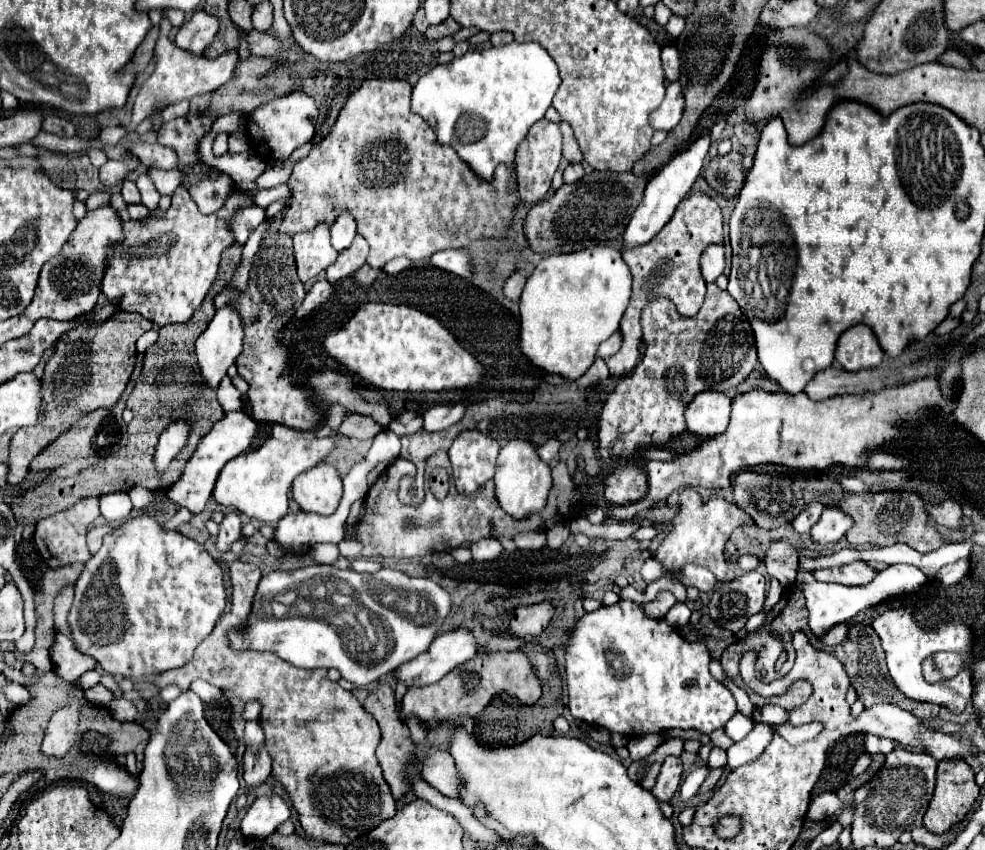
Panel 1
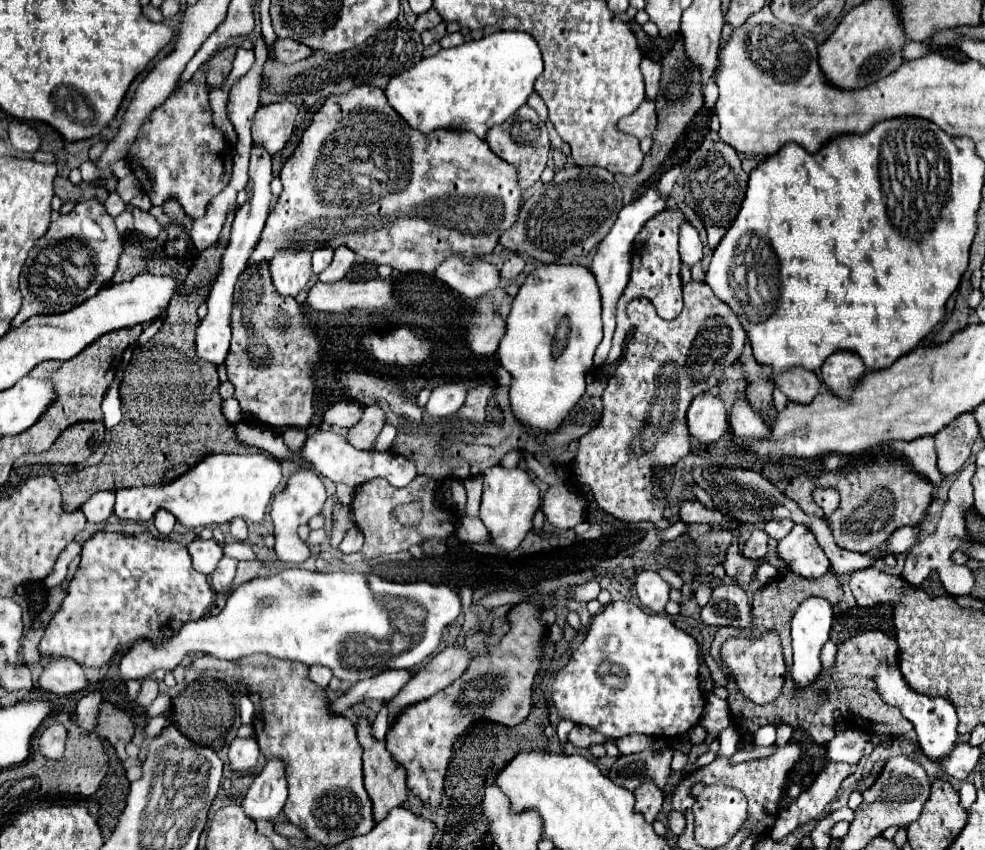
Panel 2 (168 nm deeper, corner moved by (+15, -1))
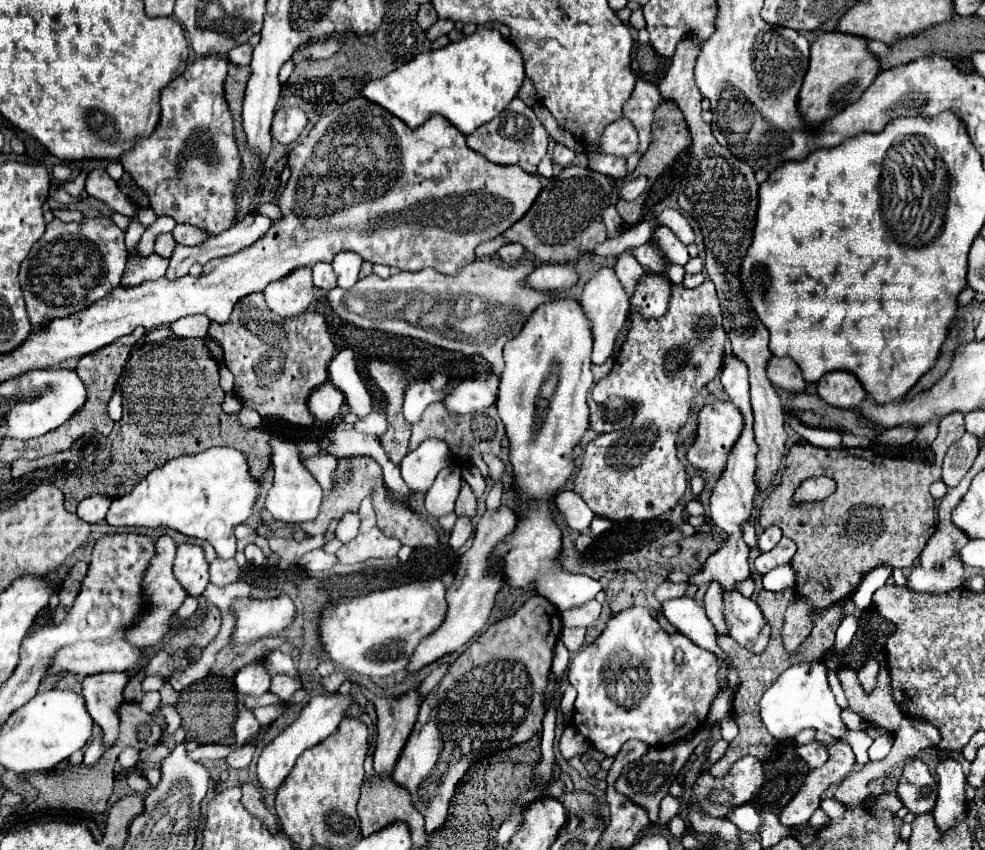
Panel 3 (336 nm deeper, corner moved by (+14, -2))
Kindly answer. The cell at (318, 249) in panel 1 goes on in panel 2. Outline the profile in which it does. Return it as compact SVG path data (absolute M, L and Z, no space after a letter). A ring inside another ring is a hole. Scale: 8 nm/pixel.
M279 250L271 260L271 278L281 296L297 296L311 276L311 252Z

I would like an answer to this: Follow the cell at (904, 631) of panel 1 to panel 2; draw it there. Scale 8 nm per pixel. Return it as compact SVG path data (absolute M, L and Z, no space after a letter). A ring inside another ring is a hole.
M881 660L881 664L877 666L877 692L881 696L883 702L887 702L889 706L895 706L901 710L901 714L905 718L909 718L909 722L915 726L917 732L917 740L925 752L925 756L929 760L937 760L941 756L945 756L947 752L951 752L955 740L957 740L957 714L955 714L955 706L953 702L949 702L949 698L929 698L927 694L917 694L917 690L913 690L901 670L899 664L891 664L889 660Z

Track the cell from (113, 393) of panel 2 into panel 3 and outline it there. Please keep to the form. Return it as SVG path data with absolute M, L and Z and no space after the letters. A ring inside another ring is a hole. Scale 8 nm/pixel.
M118 391L114 393L114 397L112 397L110 403L108 403L108 415L110 415L114 421L120 421L120 417L122 417L122 399L120 399L120 393L118 393Z

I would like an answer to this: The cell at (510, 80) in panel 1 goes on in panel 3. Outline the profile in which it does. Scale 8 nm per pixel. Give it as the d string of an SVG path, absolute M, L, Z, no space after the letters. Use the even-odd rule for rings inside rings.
M476 29L462 41L416 55L410 63L404 63L386 77L368 81L360 95L384 107L412 129L420 127L428 115L438 113L460 133L470 135L506 109L516 97L524 75L524 61L514 45L504 41L498 31Z

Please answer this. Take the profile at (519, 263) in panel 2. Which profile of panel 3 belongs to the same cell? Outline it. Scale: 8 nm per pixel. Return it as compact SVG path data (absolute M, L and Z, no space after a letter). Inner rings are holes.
M508 243L506 247L500 247L500 249L498 249L498 255L500 255L500 259L502 259L506 265L514 265L522 258L524 251L522 245L518 243Z

